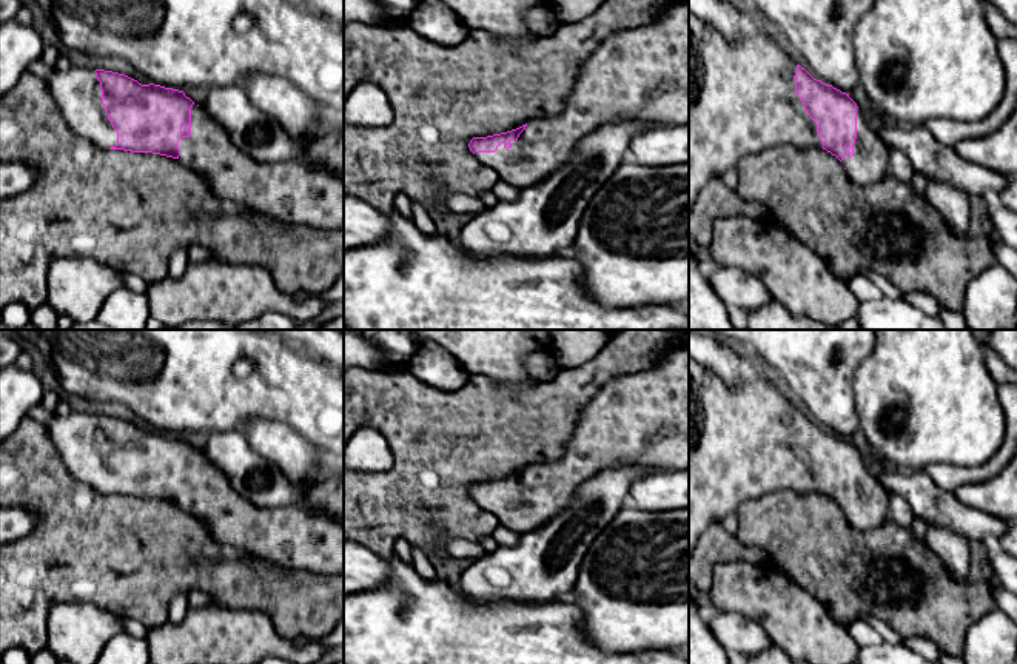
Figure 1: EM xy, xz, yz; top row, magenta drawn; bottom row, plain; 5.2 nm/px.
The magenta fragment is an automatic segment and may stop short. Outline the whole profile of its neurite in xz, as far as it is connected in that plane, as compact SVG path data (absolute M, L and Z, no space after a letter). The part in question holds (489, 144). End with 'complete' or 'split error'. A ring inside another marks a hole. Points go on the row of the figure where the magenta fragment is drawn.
M670 0L652 23L610 34L579 66L578 80L566 100L566 108L559 114L533 119L507 132L473 137L468 148L479 162L493 168L499 179L522 189L556 173L567 162L579 140L601 123L627 120L650 126L689 123L689 0Z; split error

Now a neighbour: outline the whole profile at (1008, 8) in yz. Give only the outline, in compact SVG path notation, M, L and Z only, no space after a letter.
M989 0L1002 15L1017 26L1017 0Z

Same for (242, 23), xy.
M247 12L237 14L231 22L231 28L237 34L247 34L253 28L253 25L253 17Z

